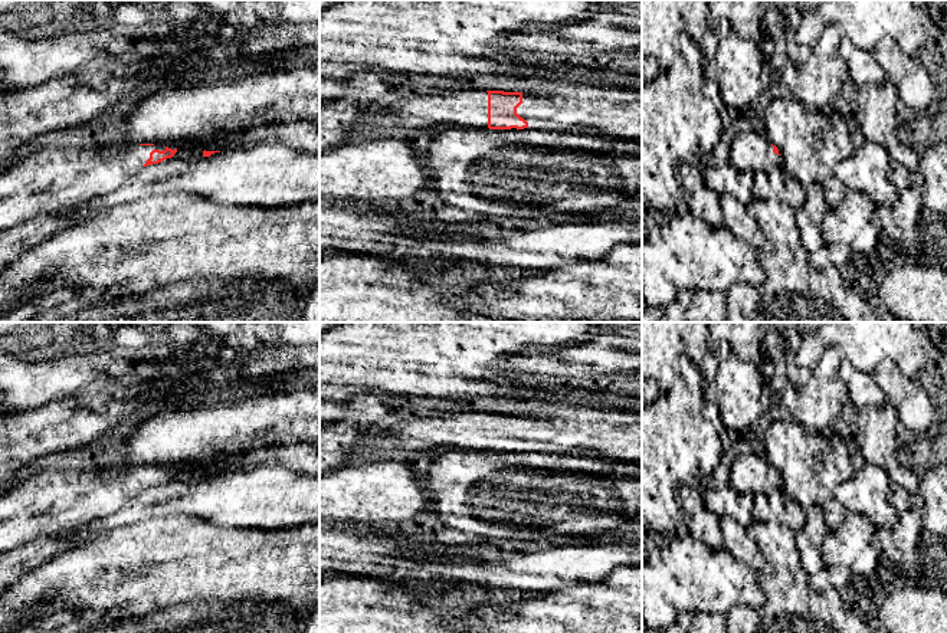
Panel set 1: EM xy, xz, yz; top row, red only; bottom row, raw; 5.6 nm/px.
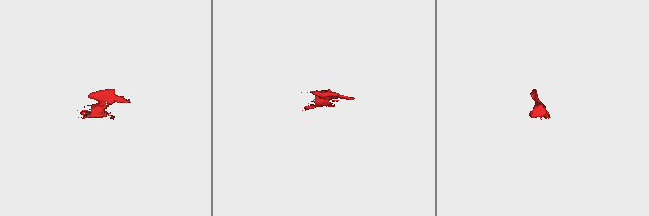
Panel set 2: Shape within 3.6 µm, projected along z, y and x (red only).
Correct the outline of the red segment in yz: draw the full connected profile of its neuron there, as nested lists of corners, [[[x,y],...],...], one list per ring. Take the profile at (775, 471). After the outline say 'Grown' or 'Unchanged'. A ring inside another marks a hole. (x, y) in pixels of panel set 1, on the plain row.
[[[738,450],[730,468],[730,486],[738,492],[770,493],[781,489],[781,476],[764,456]]]. Grown

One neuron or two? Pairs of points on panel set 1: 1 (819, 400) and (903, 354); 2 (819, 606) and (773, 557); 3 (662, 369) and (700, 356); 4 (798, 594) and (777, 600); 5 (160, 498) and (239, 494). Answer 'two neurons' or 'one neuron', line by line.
1: two neurons
2: one neuron
3: one neuron
4: one neuron
5: one neuron

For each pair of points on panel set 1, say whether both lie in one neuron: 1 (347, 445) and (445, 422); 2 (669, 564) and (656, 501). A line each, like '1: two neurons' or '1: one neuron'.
1: two neurons
2: two neurons

